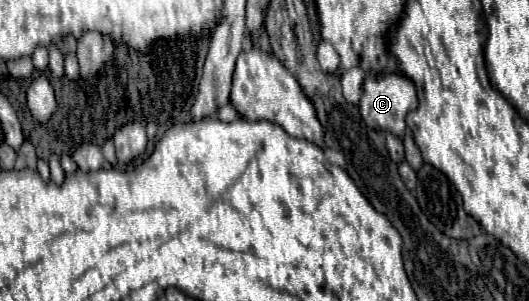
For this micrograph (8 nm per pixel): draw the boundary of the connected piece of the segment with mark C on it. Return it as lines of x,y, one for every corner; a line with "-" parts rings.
388,73
388,75
380,75
380,77
366,75
358,109
360,109
362,119
368,123
368,127
378,129
378,131
394,131
394,135
402,139
404,131
406,131
404,117
408,111
412,111
416,107
418,107
416,89
414,89
412,81
408,81
404,75
400,75
400,73

